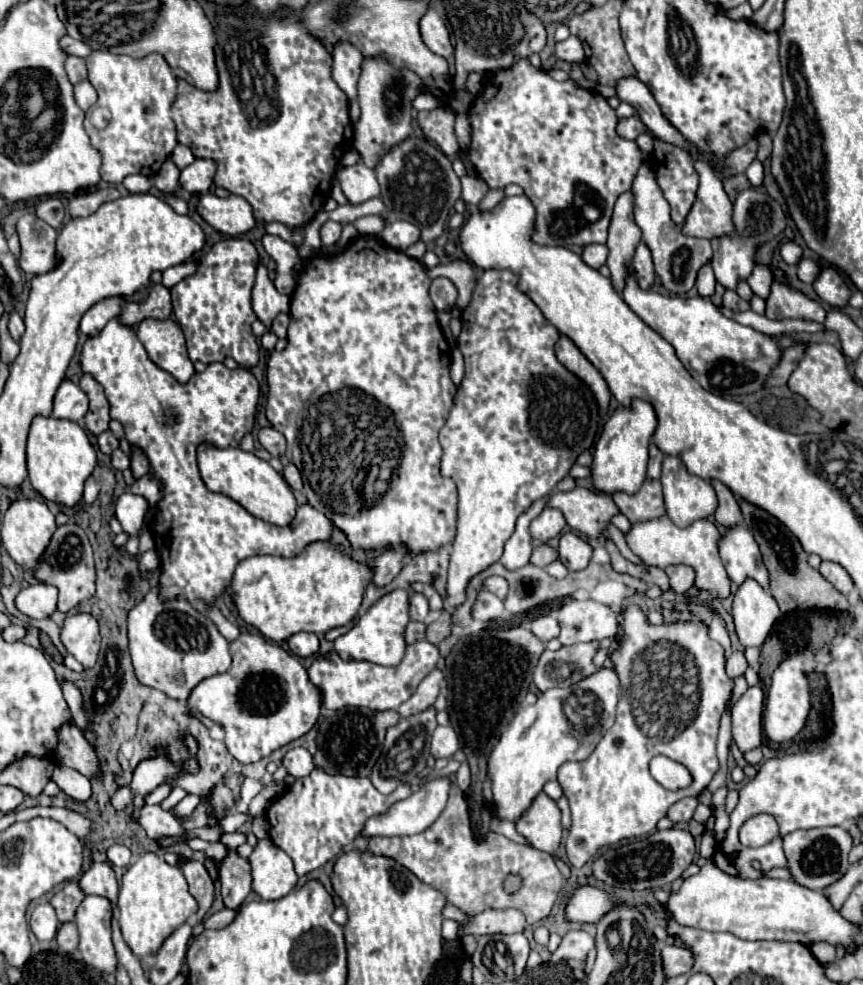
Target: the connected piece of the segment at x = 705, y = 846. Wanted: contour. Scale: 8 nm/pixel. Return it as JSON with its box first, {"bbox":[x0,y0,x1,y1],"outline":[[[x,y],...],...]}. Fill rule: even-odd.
{"bbox":[700,809,716,859],"outline":[[[712,809],[712,815],[710,815],[708,823],[706,823],[706,833],[704,833],[702,845],[700,845],[700,855],[706,857],[706,859],[712,859],[712,855],[716,851],[716,839],[714,839],[712,827],[714,827],[714,809]]]}

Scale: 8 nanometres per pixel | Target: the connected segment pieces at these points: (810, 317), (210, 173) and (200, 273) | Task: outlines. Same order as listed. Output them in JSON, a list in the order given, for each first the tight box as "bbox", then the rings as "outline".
[{"bbox":[766,283,826,323],"outline":[[[772,283],[772,293],[766,299],[766,317],[768,319],[788,317],[788,319],[824,323],[826,315],[826,309],[818,301],[808,299],[798,289],[792,289],[792,287],[780,285],[780,283]]]},{"bbox":[180,159,216,193],"outline":[[[196,159],[180,173],[182,189],[186,189],[188,193],[208,193],[214,183],[214,171],[216,163],[212,159]]]},{"bbox":[172,237,260,367],"outline":[[[240,237],[218,241],[202,257],[198,271],[172,287],[172,307],[178,325],[182,325],[192,361],[214,363],[232,357],[240,367],[254,367],[260,357],[258,341],[250,329],[256,321],[252,311],[252,285],[258,267],[256,247]]]}]

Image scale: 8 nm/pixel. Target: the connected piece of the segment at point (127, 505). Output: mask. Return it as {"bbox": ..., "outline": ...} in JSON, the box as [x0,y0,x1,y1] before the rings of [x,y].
{"bbox":[116,491,148,555],"outline":[[[132,491],[122,493],[116,501],[116,519],[120,521],[122,529],[130,535],[130,541],[126,545],[126,551],[130,555],[138,553],[138,535],[146,511],[148,511],[148,501],[142,495],[136,495]]]}

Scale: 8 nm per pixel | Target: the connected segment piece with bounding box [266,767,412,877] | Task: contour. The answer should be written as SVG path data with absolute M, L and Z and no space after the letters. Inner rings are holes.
M316 767L308 777L294 781L266 811L272 823L270 839L292 857L294 869L302 877L338 857L342 849L362 833L366 819L380 815L410 793L410 787L402 785L388 797L378 793L368 777L328 775L322 767Z

